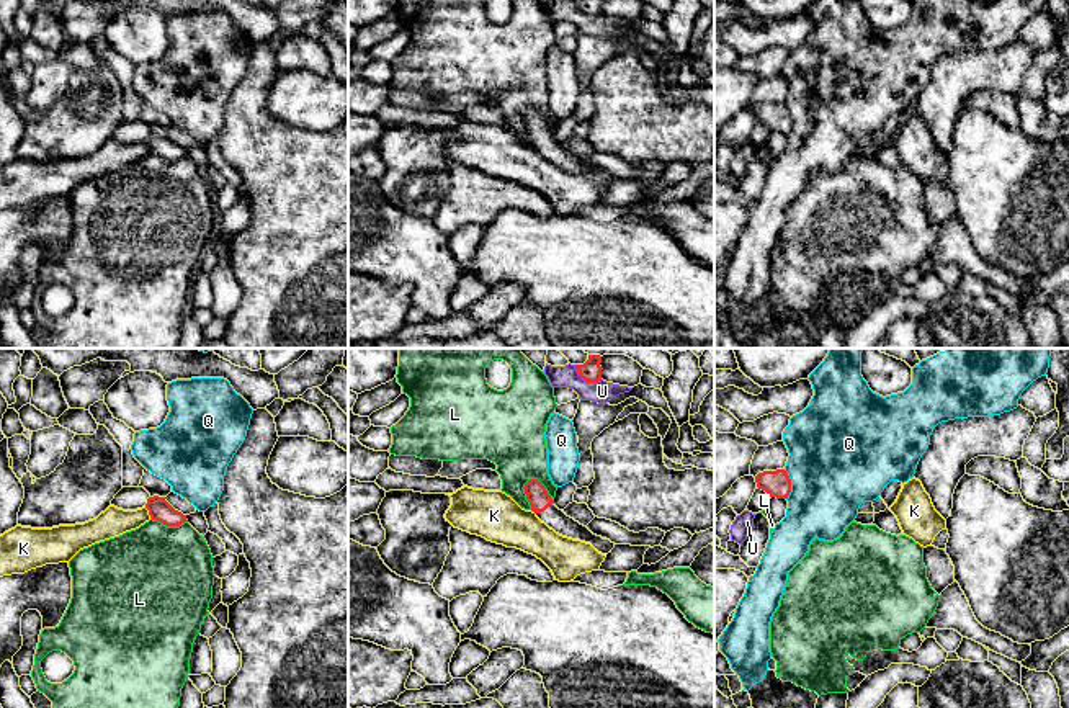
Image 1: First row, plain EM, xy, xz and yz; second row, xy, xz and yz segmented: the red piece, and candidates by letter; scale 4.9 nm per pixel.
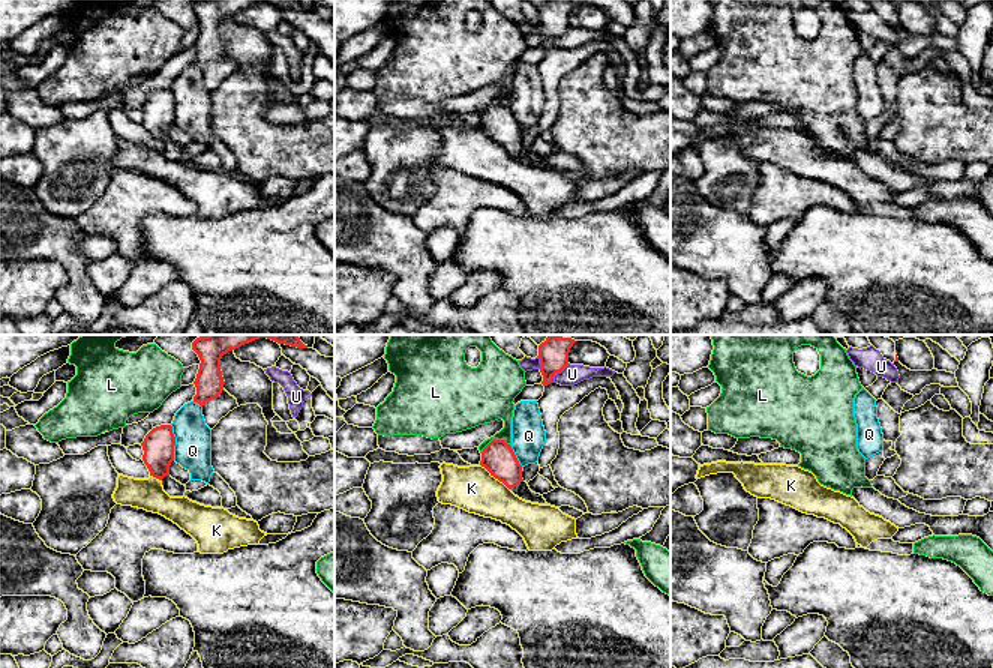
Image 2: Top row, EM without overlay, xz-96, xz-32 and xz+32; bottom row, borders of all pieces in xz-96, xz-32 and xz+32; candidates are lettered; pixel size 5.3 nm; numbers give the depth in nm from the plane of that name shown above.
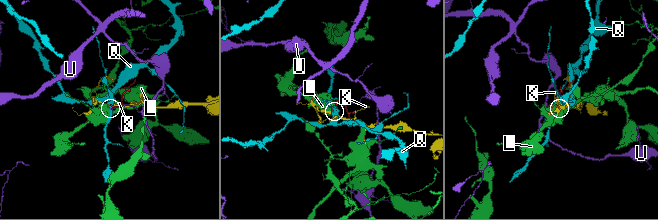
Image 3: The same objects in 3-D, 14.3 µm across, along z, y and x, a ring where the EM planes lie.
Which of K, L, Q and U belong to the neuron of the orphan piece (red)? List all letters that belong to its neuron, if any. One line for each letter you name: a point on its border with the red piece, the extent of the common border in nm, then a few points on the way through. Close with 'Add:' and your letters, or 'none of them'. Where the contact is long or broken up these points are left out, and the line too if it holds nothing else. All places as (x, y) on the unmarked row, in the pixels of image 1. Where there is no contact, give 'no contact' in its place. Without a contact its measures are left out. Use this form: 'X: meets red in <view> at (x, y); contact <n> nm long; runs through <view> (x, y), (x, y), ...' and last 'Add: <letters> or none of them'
Add: none of them

